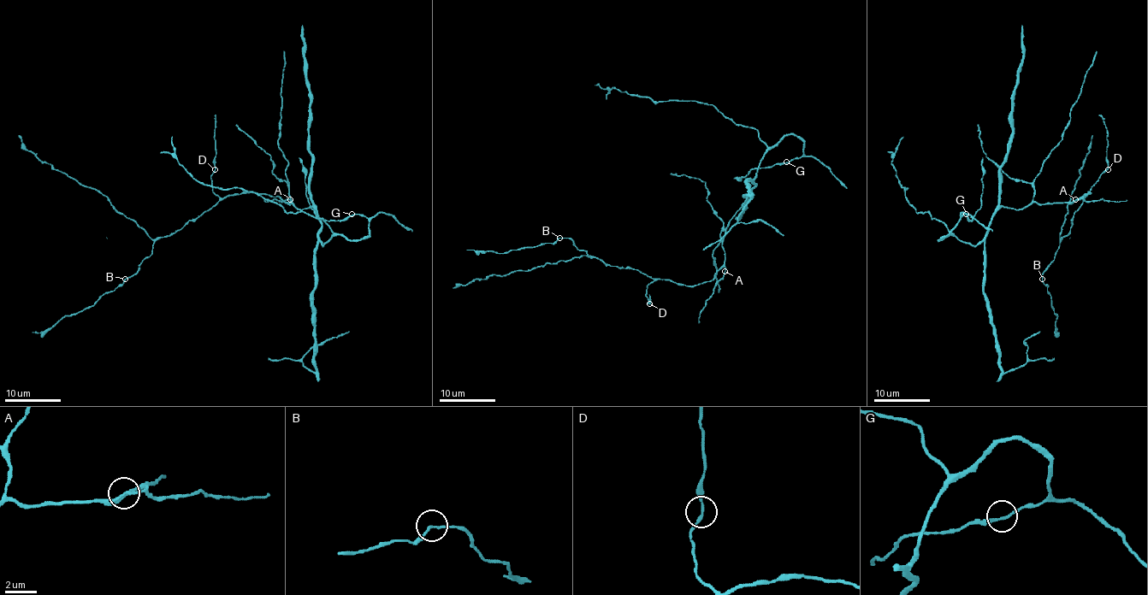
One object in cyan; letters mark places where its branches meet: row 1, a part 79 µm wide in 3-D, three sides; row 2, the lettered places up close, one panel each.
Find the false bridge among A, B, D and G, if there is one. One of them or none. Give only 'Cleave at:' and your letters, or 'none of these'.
Cleave at: none of these

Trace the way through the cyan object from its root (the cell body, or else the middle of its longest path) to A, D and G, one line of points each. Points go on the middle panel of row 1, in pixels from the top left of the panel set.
A: (722, 246), (724, 271)
D: (722, 246), (724, 264), (713, 279), (696, 285), (678, 285), (669, 279), (654, 279), (646, 289), (649, 303)
G: (722, 246), (728, 222), (755, 187), (761, 157), (795, 133), (803, 153), (786, 162)

